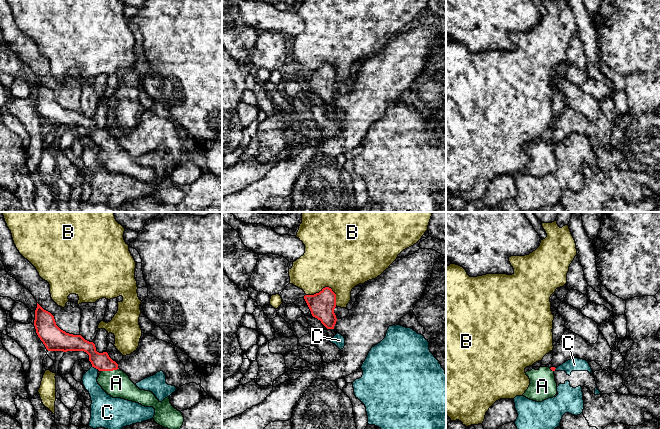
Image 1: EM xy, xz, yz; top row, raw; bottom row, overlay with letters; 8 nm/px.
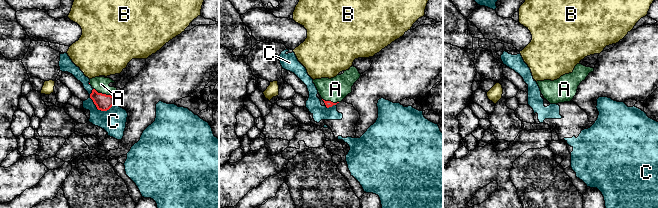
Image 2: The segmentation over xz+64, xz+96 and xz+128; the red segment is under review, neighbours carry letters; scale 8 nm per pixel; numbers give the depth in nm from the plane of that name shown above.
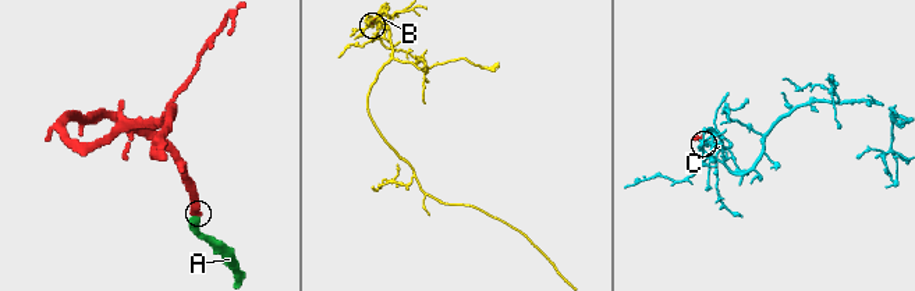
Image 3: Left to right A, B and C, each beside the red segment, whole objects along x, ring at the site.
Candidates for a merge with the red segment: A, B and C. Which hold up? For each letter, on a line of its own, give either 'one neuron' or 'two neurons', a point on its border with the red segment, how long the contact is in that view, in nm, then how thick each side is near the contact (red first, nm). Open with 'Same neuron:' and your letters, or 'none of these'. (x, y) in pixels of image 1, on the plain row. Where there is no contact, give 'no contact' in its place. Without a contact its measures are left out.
Same neuron: A
A: one neuron; contact xy (109, 146); length 150 nm; calibres 140 and 220 nm
B: two neurons; contact xz (327, 63); length 260 nm; calibres 200 and 500 nm
C: two neurons; contact xy (95, 143); length 60 nm; calibres 140 and 140 nm

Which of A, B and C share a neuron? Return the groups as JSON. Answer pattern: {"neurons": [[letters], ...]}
{"neurons": [["A"], ["B"], ["C"]]}

